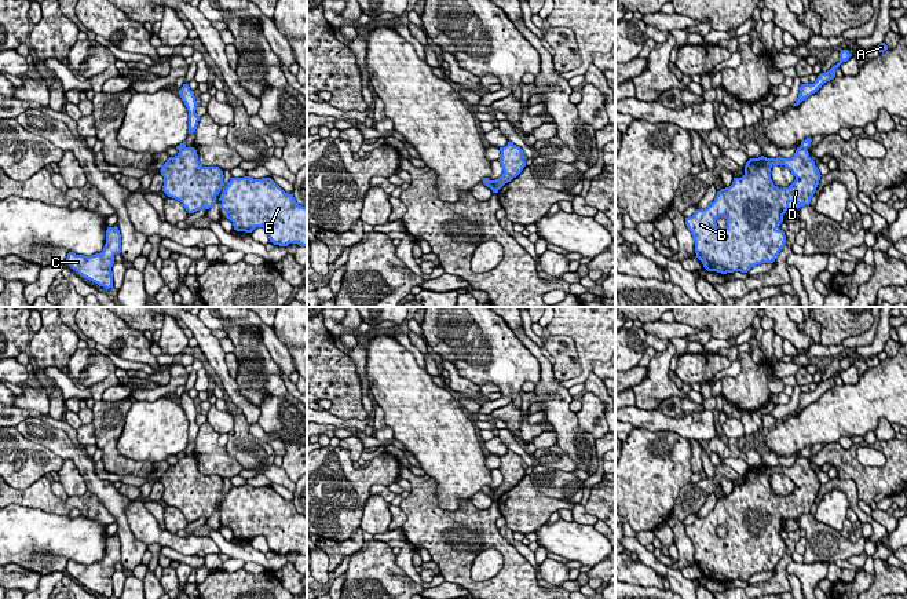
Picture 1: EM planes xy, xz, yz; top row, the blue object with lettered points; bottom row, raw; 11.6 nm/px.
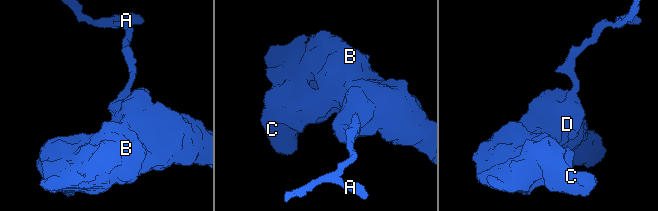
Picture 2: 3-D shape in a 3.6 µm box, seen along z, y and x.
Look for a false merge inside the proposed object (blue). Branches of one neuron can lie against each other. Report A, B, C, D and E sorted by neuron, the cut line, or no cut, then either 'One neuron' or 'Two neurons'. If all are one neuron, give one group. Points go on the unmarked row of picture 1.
Groups: A / B C D E. Split along xy (185, 455), (179, 459). Two neurons

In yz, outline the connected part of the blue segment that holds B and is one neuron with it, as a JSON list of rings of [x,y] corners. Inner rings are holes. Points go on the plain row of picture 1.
[[[797,456],[791,467],[750,467],[745,474],[745,483],[734,486],[729,496],[717,500],[714,509],[705,518],[696,518],[692,525],[685,526],[685,533],[695,549],[696,566],[707,580],[721,582],[740,580],[747,581],[761,571],[773,571],[783,558],[786,544],[778,536],[789,512],[796,511],[797,518],[811,512],[820,489],[820,481],[807,457]],[[785,474],[796,485],[789,494],[779,497],[771,487],[771,476]]]

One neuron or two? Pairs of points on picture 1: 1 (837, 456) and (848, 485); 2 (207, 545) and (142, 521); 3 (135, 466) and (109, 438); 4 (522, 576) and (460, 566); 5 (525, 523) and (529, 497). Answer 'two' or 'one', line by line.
1: two
2: one
3: one
4: one
5: one

